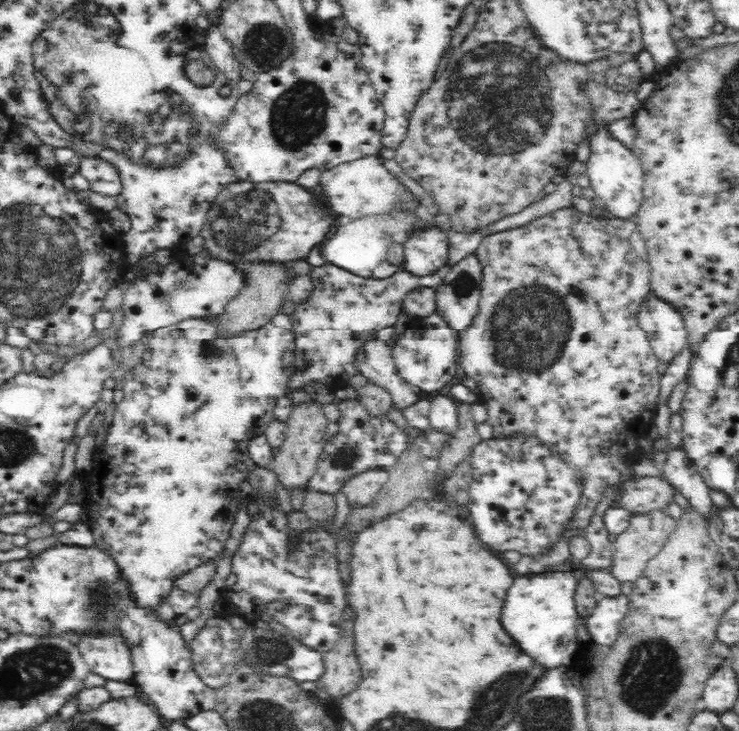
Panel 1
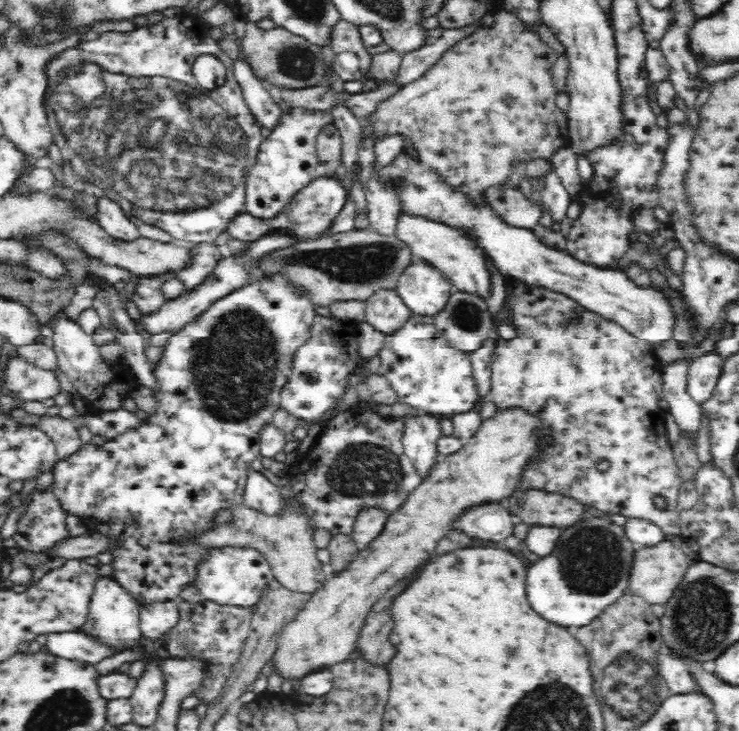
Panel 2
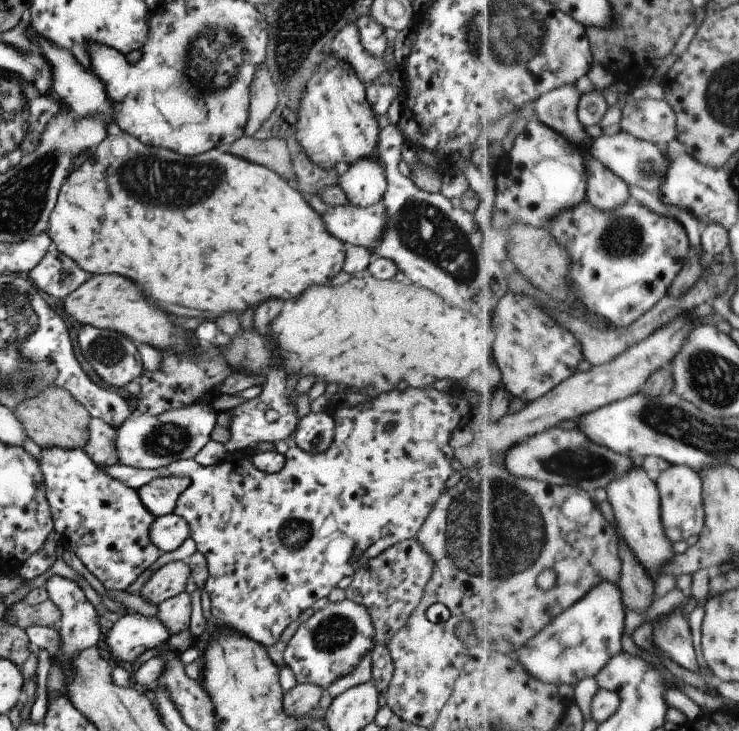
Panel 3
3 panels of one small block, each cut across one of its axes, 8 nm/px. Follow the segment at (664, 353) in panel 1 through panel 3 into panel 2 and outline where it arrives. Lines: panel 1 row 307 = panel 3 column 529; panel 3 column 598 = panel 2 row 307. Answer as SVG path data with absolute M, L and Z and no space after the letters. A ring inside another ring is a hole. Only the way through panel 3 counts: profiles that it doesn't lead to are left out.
M407 151L400 153L387 165L383 172L391 180L399 180L403 184L401 188L405 190L398 192L400 201L402 201L402 210L449 223L461 232L465 232L465 234L474 233L475 244L492 257L496 270L505 279L520 279L520 281L545 286L550 290L565 294L578 301L587 310L602 316L602 319L611 321L628 333L633 334L635 338L644 340L649 346L657 346L673 338L677 326L677 315L674 305L670 303L669 295L664 290L652 285L638 286L638 284L634 284L622 268L595 267L570 256L566 250L561 251L546 246L538 240L532 229L518 228L506 224L490 206L476 206L469 200L468 195L454 192L448 185L439 180L432 169L420 166Z

